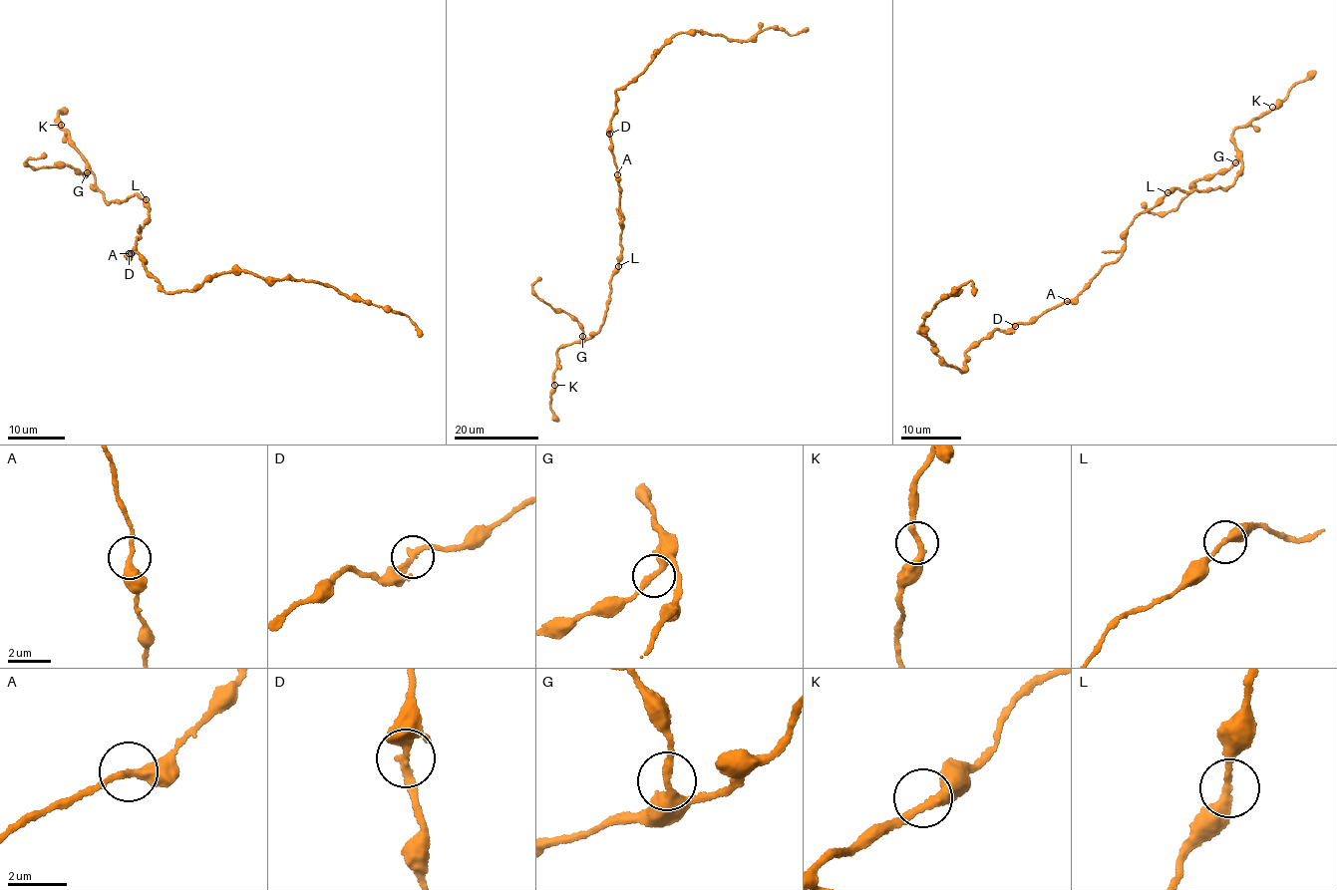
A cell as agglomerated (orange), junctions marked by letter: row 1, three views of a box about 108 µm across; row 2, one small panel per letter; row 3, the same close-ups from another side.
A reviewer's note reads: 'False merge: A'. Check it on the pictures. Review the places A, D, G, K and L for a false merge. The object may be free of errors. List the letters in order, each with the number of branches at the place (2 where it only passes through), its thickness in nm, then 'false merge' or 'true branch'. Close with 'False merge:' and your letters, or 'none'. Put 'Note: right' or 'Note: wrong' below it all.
A: 2 branches meet; 320 nm thick; true branch
D: 2 branches meet; 320 nm thick; true branch
G: 2 branches meet; 320 nm thick; true branch
K: 2 branches meet; 320 nm thick; true branch
L: 2 branches meet; 300 nm thick; true branch
False merge: none
Note: wrong

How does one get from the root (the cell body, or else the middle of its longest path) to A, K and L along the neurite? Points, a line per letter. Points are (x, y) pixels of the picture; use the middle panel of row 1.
A: (615, 162), (617, 174)
K: (615, 162), (623, 219), (622, 249), (609, 283), (607, 311), (599, 330), (589, 339), (558, 349), (554, 385)
L: (615, 162), (623, 219), (620, 226), (622, 249), (618, 266)

